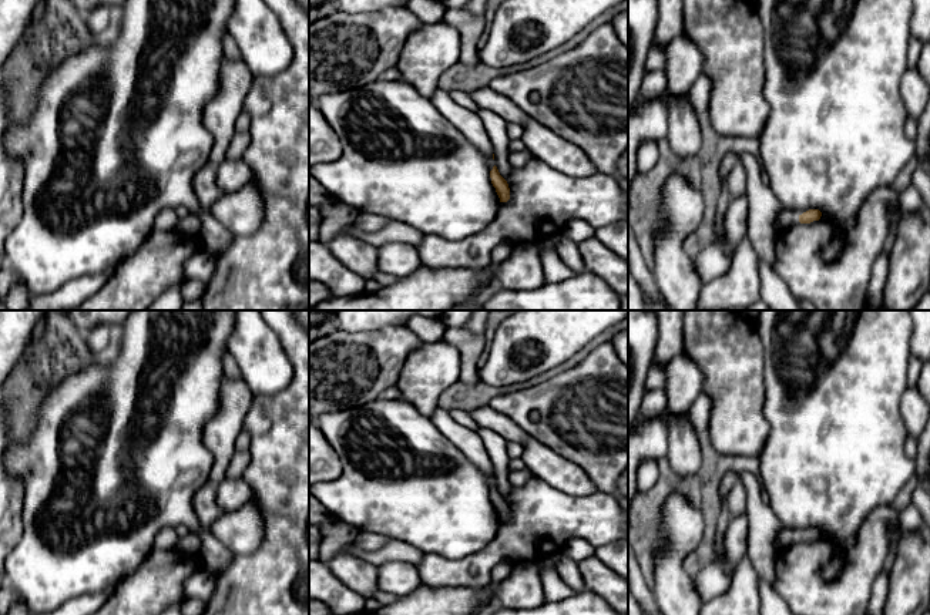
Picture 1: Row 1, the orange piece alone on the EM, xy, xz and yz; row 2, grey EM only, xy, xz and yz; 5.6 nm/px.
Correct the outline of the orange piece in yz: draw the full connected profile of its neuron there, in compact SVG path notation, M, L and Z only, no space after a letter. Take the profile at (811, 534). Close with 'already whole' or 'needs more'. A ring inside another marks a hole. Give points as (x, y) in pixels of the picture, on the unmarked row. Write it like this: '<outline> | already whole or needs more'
M783 528L775 538L775 548L783 551L792 547L796 542L810 542L813 540L819 540L822 531L819 528L809 528L809 530L790 530Z | needs more

